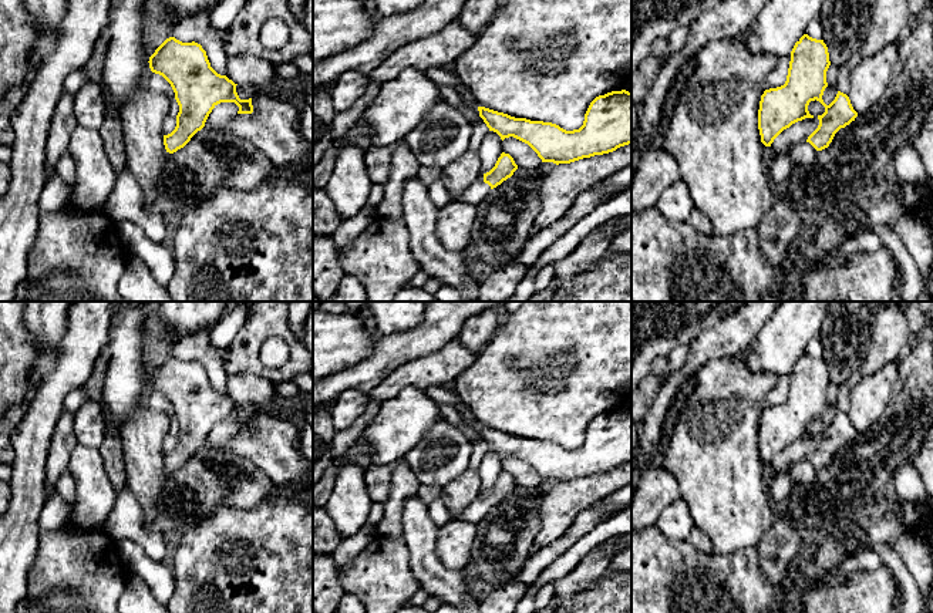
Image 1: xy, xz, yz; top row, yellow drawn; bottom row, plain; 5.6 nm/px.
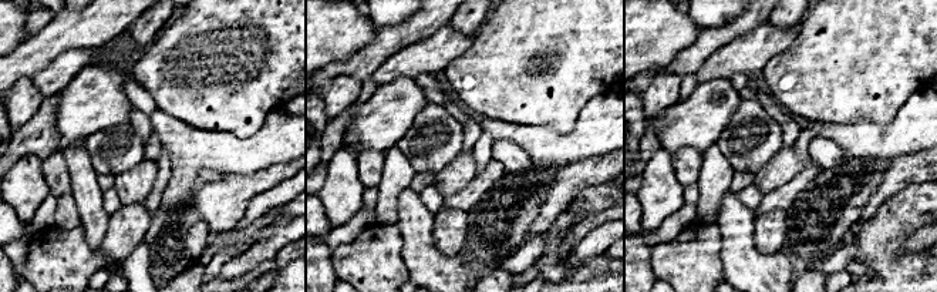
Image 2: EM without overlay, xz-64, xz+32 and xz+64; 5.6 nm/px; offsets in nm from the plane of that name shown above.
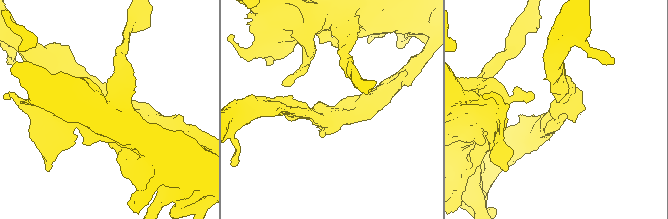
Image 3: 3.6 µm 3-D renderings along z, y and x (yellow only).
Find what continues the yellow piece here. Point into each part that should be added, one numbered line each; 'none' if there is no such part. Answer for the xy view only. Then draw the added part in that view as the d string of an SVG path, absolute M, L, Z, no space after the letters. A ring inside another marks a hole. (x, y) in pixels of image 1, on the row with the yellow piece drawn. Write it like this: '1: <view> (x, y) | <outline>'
none

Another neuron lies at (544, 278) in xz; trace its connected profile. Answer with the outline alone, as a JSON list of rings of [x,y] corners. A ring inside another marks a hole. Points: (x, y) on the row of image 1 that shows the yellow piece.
[[[546,263],[542,269],[538,270],[535,277],[535,292],[540,292],[550,286],[555,279],[555,266],[553,263]]]

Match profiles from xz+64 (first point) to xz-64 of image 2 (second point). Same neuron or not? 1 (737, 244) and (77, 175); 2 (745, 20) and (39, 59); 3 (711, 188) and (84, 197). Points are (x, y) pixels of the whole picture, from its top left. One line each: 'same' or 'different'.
1: same
2: same
3: different

